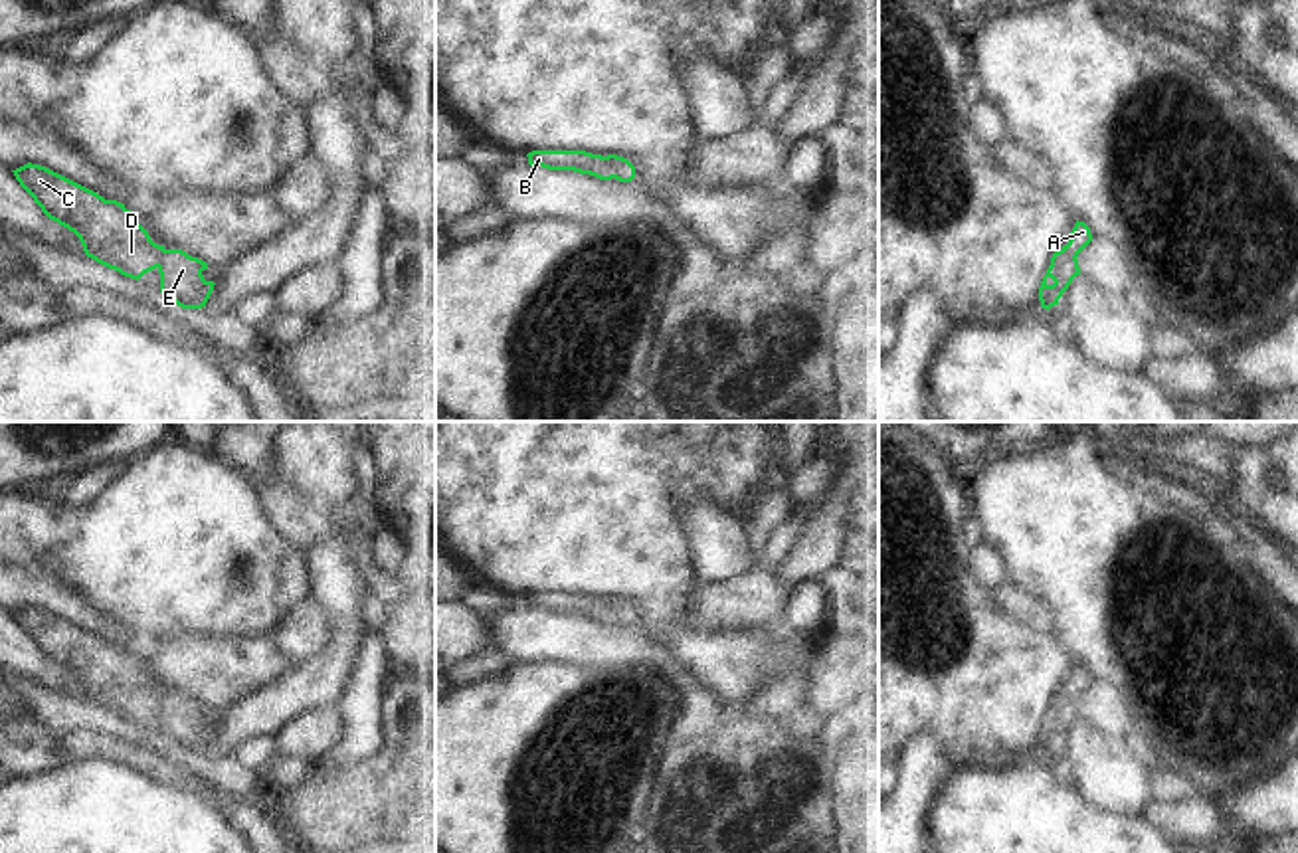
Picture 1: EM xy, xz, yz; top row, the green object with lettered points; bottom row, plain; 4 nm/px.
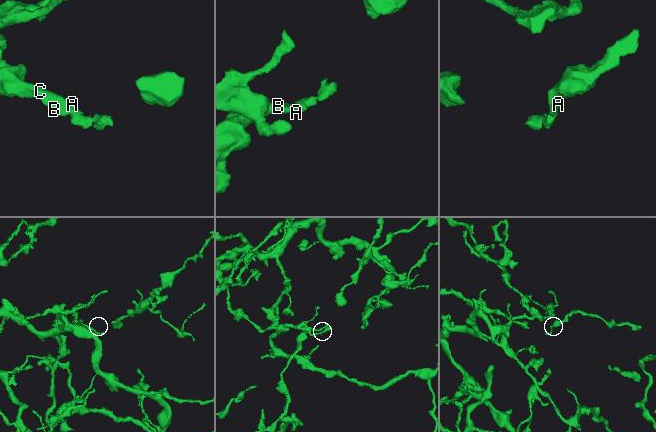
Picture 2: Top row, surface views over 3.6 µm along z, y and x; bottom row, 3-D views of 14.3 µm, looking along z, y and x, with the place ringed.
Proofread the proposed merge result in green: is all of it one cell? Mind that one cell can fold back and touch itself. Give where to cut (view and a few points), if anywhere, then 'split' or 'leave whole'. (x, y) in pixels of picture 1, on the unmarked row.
no cut | leave whole

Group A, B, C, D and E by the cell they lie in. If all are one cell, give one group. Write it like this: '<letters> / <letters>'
A B C D E

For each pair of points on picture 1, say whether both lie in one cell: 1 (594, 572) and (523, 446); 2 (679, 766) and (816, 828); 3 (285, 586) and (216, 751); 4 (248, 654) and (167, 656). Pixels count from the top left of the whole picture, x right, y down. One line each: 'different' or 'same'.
1: same
2: same
3: different
4: same

